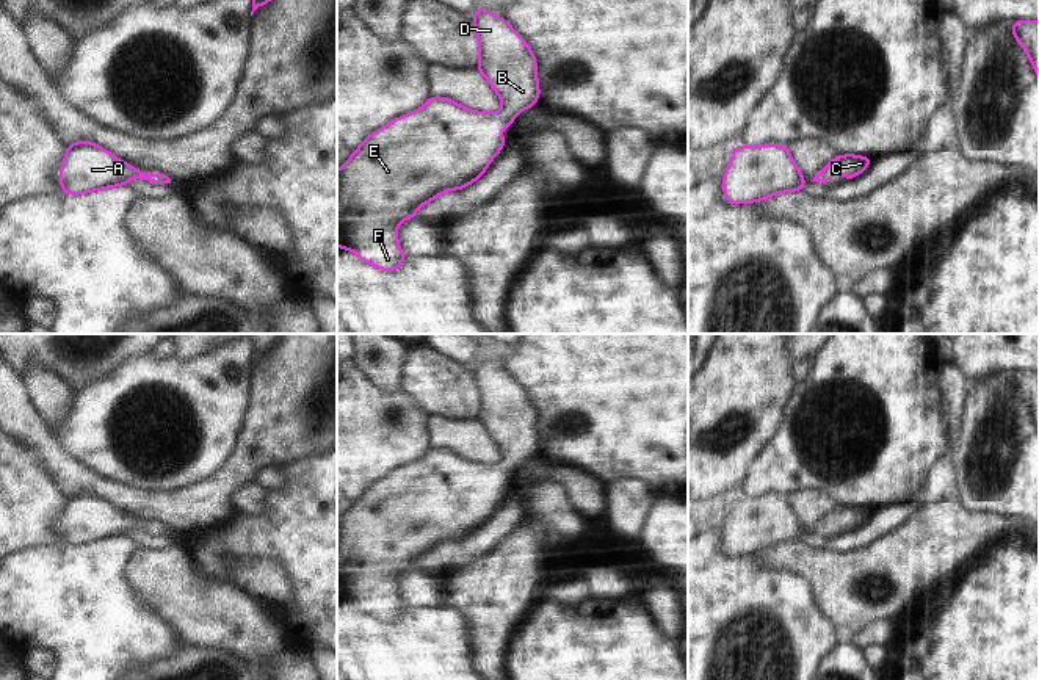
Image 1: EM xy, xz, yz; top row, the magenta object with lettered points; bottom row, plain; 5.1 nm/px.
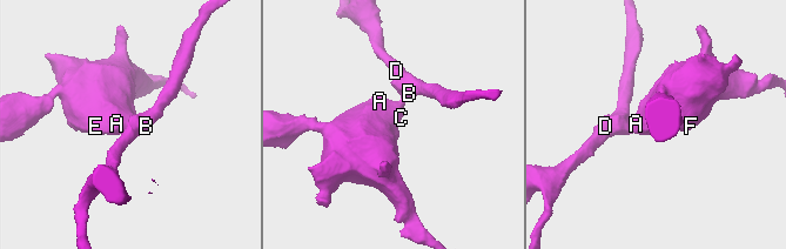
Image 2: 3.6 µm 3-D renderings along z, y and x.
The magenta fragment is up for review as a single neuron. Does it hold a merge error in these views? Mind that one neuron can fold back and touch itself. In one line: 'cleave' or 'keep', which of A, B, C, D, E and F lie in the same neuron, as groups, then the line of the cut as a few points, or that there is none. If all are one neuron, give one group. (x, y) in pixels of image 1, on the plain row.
keep; A B C D E F; no cut

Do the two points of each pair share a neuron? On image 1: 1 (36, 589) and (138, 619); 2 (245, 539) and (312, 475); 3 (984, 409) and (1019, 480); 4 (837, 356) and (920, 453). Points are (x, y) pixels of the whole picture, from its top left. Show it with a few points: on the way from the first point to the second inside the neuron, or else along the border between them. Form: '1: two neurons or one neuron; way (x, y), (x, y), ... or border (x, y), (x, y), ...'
1: one neuron; way (61, 599), (72, 600), (91, 619), (113, 619)
2: one neuron; way (262, 530), (300, 492)
3: one neuron; way (995, 426), (1003, 462)
4: one neuron; way (862, 381), (881, 397), (889, 422), (895, 428)

